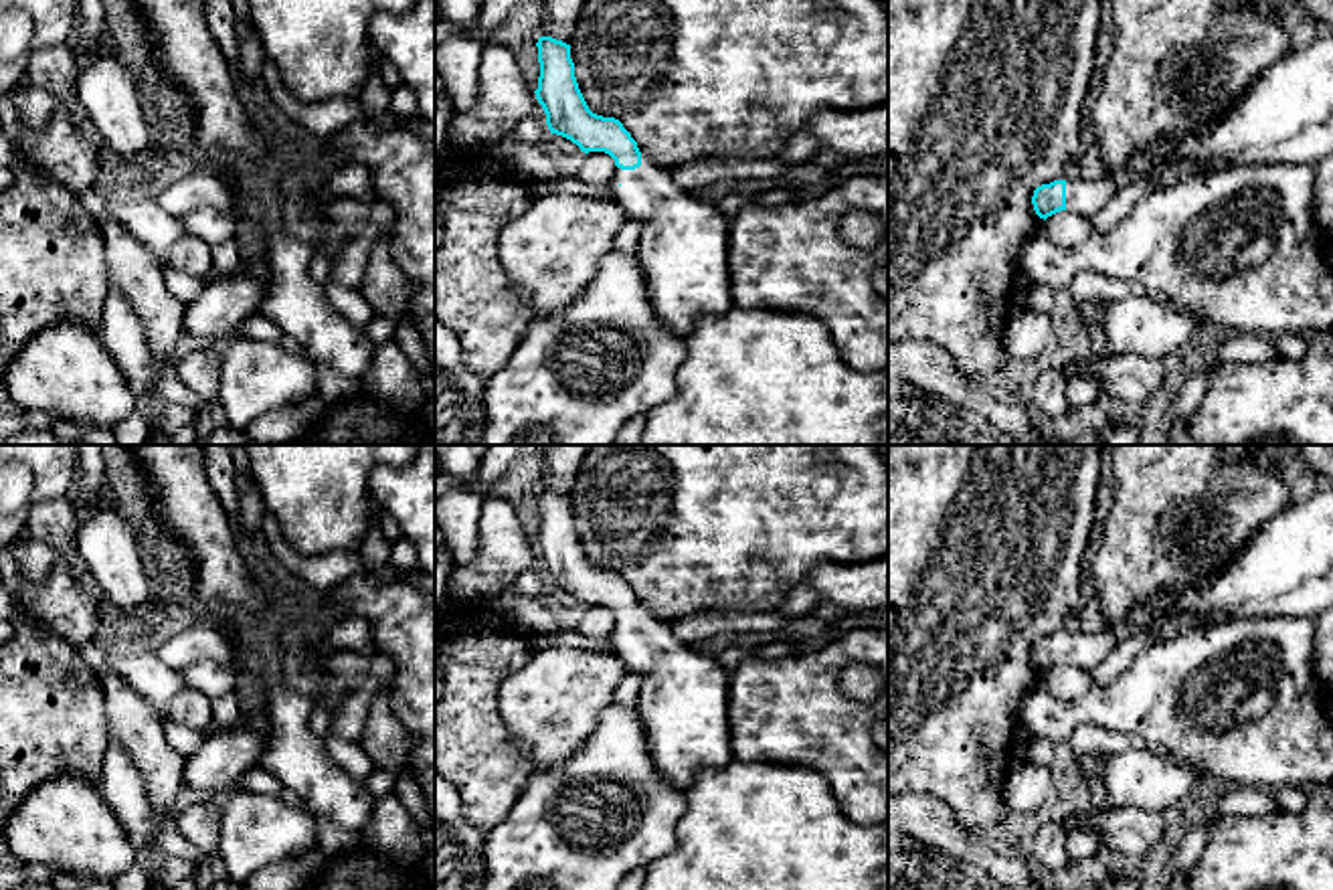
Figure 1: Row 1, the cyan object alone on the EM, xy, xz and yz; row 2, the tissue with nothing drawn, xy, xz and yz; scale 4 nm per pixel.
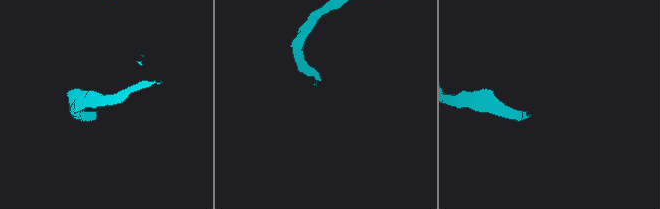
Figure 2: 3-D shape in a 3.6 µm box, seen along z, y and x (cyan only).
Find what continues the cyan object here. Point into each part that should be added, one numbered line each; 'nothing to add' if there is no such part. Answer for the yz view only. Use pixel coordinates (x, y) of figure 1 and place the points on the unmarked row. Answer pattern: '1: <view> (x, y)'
1: yz (1285, 569)

